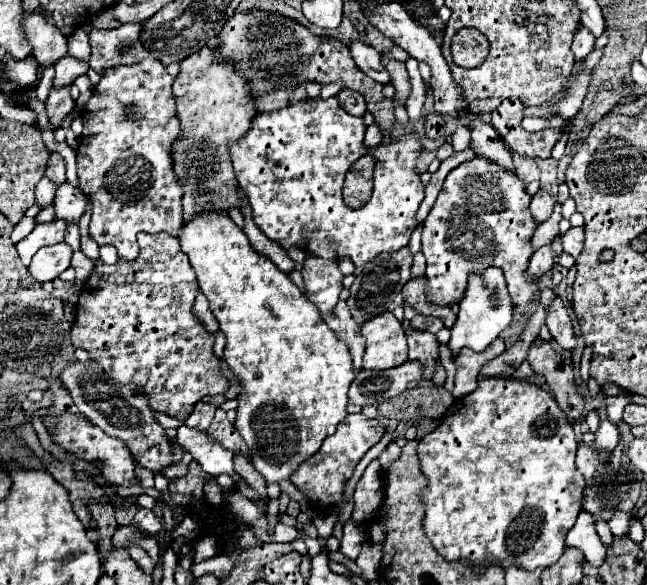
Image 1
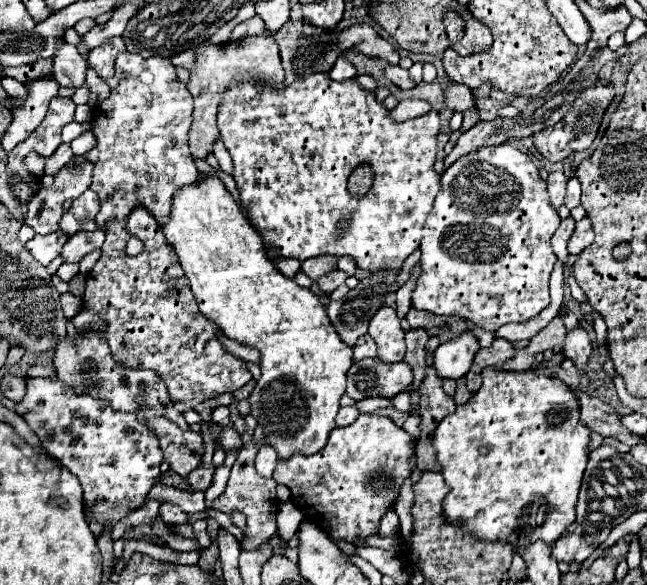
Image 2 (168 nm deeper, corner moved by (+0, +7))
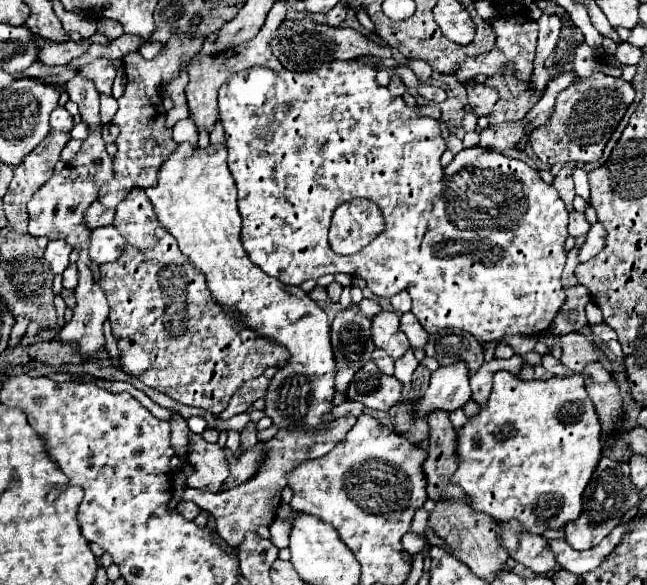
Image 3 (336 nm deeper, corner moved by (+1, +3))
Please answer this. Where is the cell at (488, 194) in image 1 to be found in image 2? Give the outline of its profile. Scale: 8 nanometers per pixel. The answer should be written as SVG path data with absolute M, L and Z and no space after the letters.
M509 143L497 145L497 147L481 147L479 151L473 151L469 155L459 157L451 167L445 169L445 173L441 175L441 191L437 193L437 199L433 203L433 209L427 217L425 223L425 241L421 245L421 275L415 281L415 289L411 295L411 305L419 311L427 311L427 313L435 313L435 315L455 315L459 319L471 321L487 331L497 331L499 327L507 325L507 323L525 323L531 317L539 315L545 307L549 307L549 275L553 271L553 265L557 261L553 249L551 249L551 237L557 231L561 223L561 217L557 213L557 209L553 209L553 205L549 203L549 195L547 195L547 181L539 177L539 171L535 167L535 163L531 161L529 155L521 153L519 149L515 149Z

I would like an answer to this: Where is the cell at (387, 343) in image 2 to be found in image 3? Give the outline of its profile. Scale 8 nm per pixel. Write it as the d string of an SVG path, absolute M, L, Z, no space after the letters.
M380 311L372 319L372 341L392 359L400 359L410 349L406 335L398 327L398 313L394 311Z

